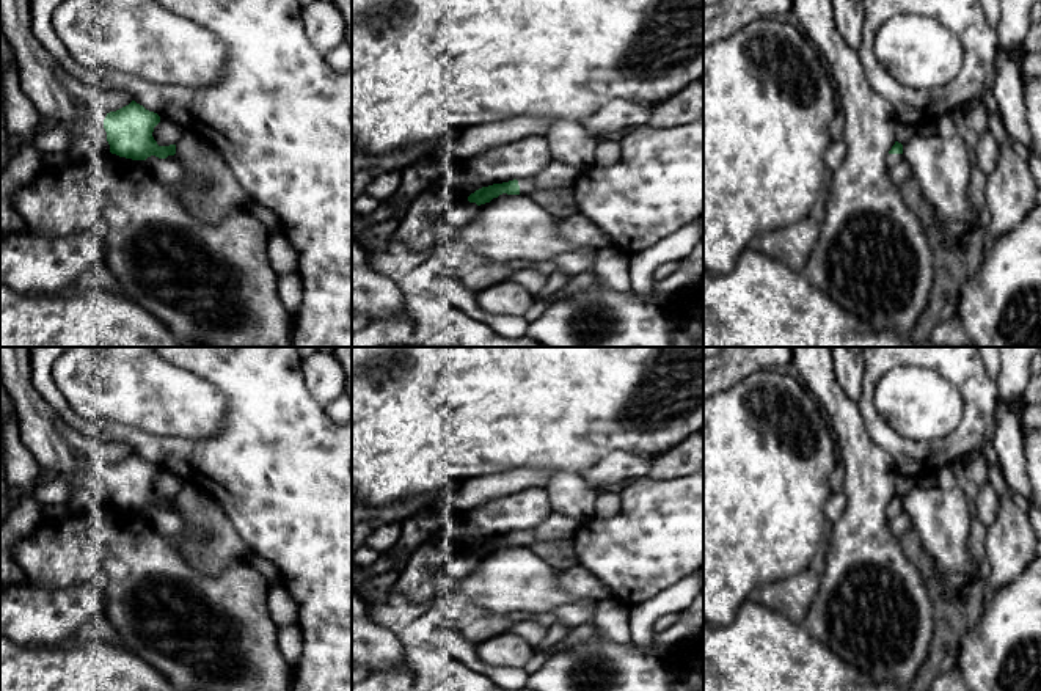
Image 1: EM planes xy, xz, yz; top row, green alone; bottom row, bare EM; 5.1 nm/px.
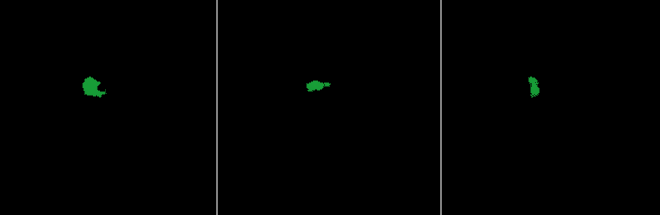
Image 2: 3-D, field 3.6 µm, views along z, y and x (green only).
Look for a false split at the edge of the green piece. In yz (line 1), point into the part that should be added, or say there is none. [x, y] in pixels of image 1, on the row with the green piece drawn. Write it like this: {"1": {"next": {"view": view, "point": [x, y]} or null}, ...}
{"1": {"next": {"view": "yz", "point": [892, 159]}}}

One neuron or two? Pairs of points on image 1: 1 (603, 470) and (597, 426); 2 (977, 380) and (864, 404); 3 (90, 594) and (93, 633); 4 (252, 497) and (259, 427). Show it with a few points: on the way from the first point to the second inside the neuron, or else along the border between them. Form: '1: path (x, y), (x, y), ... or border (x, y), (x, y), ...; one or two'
1: border (638, 454), (609, 451), (578, 473); two
2: path (944, 363), (886, 363), (878, 371); one
3: border (102, 613), (94, 614), (80, 628), (77, 638); two
4: path (259, 479), (259, 445); one

